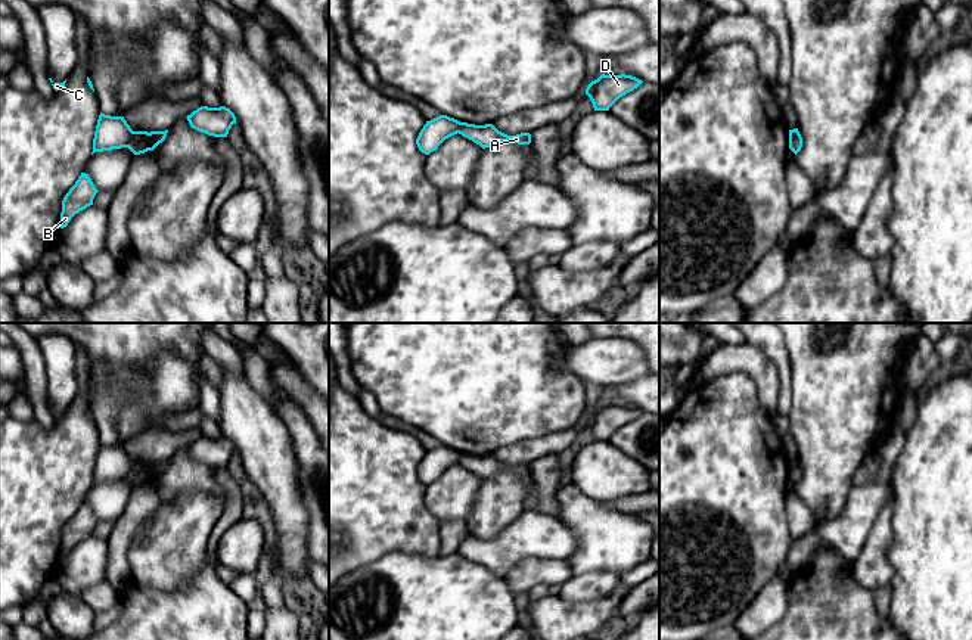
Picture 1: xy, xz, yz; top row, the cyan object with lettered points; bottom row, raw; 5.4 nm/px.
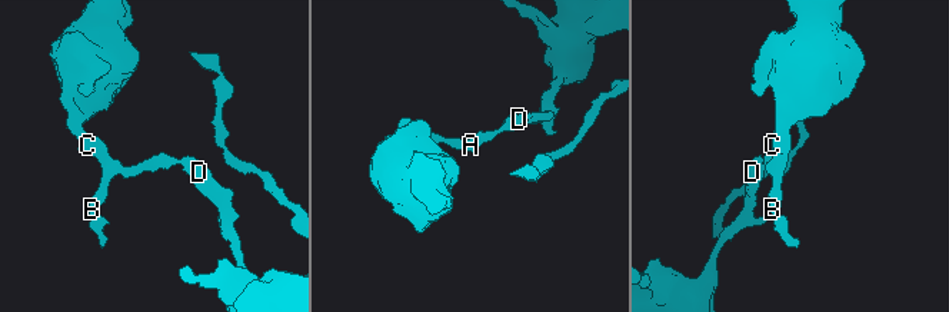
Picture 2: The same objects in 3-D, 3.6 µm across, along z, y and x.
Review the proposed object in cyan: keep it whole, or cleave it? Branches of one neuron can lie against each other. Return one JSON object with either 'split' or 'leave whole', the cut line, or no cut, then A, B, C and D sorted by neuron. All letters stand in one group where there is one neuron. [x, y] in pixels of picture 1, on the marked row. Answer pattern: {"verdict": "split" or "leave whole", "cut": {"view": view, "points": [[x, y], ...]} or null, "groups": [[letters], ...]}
{"verdict": "split", "cut": {"view": "xy", "points": [[134, 131], [126, 146]]}, "groups": [["A", "D"], ["B", "C"]]}

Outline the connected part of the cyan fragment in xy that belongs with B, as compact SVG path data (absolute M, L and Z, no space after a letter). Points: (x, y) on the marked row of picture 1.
M81 173L62 201L60 229L66 227L75 214L93 205L97 192L88 174Z

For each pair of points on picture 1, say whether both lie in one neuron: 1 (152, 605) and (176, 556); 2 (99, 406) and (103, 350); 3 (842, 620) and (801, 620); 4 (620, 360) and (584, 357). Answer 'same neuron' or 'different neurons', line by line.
1: different neurons
2: different neurons
3: same neuron
4: same neuron

